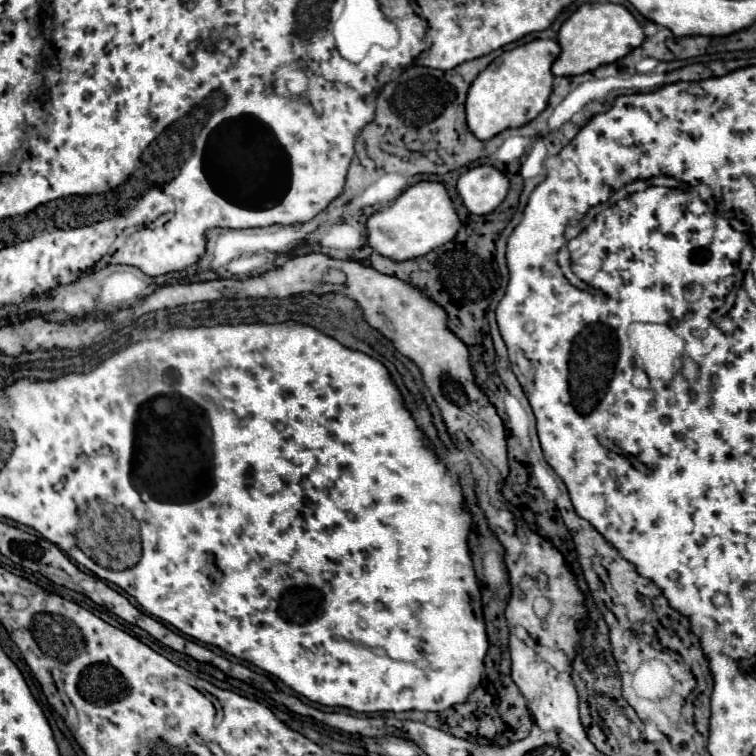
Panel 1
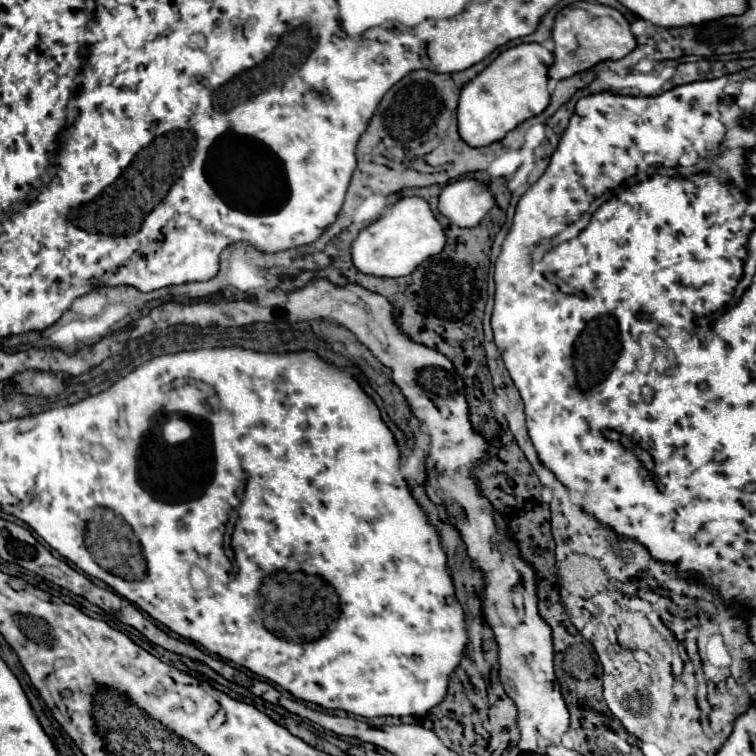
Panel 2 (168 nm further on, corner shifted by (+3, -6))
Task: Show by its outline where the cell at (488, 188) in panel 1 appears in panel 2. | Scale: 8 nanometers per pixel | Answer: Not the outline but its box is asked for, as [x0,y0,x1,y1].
[438,178,494,226]

